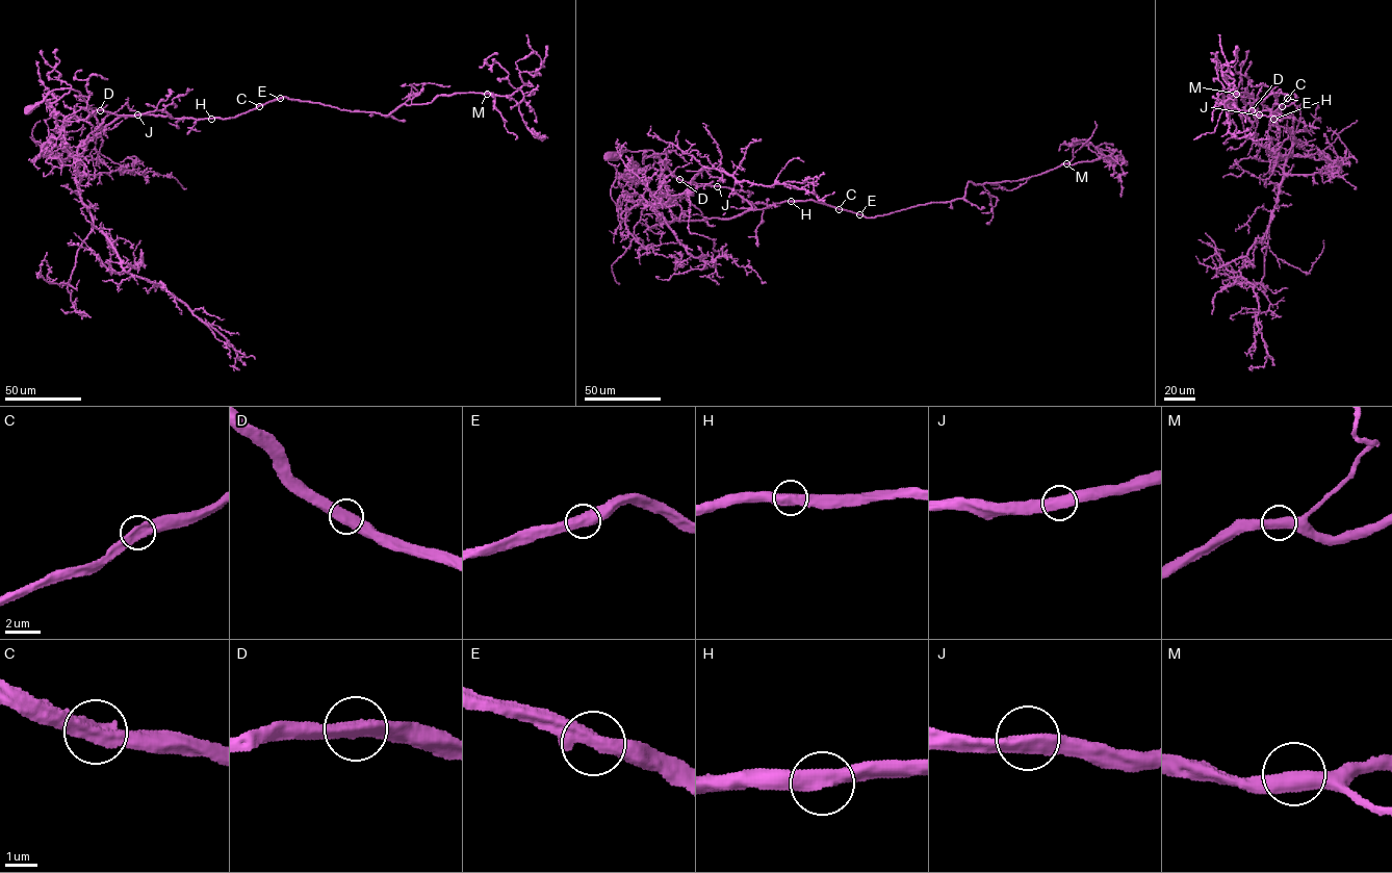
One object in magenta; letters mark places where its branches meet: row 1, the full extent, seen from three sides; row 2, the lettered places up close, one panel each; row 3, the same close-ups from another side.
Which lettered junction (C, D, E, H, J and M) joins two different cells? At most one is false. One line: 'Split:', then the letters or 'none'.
Split: none

